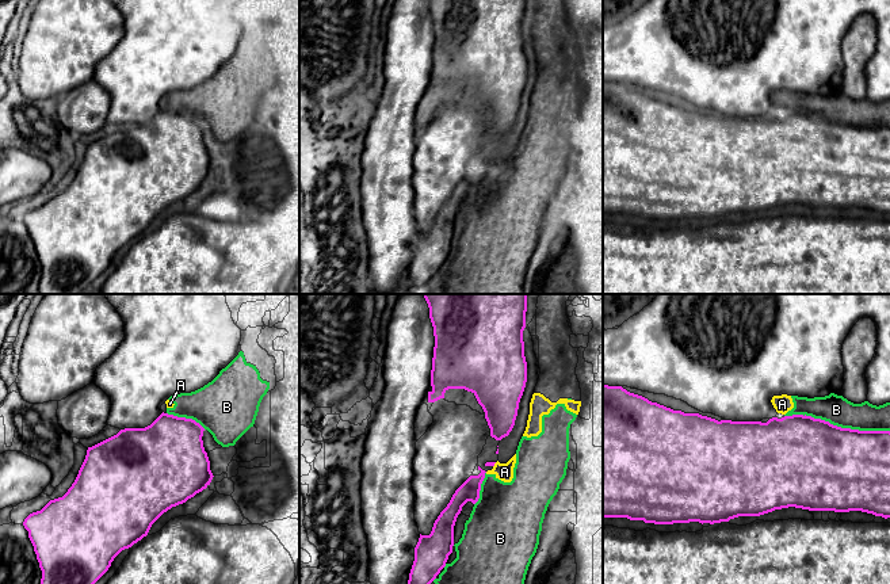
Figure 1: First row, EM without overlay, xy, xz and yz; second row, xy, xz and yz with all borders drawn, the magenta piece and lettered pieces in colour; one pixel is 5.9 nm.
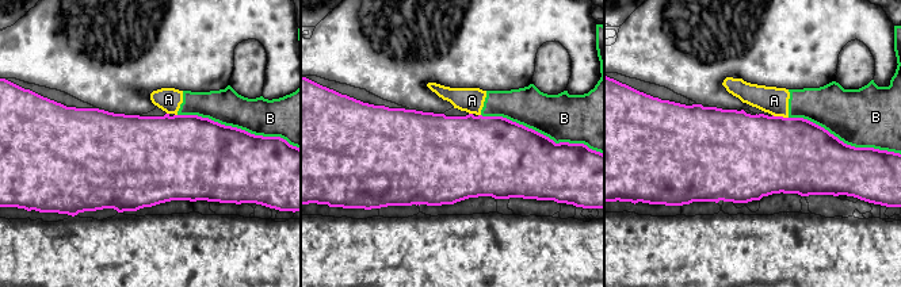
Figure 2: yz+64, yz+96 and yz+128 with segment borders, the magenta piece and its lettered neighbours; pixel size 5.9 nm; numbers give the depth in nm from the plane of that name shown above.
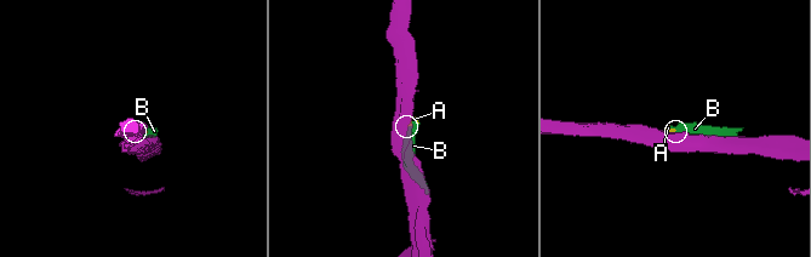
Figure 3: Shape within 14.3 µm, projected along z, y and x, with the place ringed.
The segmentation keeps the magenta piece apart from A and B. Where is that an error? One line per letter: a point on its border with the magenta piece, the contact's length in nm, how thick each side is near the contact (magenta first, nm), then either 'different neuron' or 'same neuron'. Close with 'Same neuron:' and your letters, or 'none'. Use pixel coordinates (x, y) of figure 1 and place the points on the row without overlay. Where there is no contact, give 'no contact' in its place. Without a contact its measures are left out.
A: meets magenta in xz at (493, 161); contact 40 nm long; 30 nm thick on the magenta side, 110 nm on the other; different neuron
B: meets magenta in yz at (836, 122); contact 650 nm long; 500 nm thick on the magenta side, 170 nm on the other; different neuron
Same neuron: none

